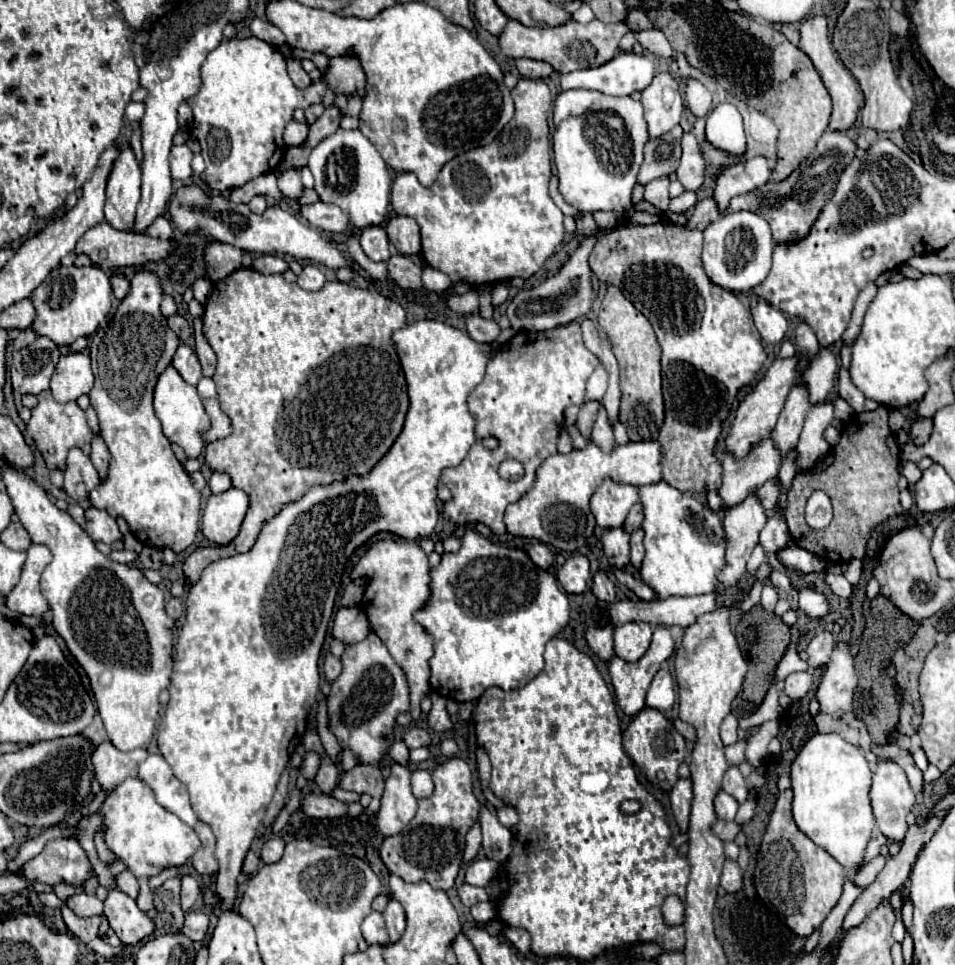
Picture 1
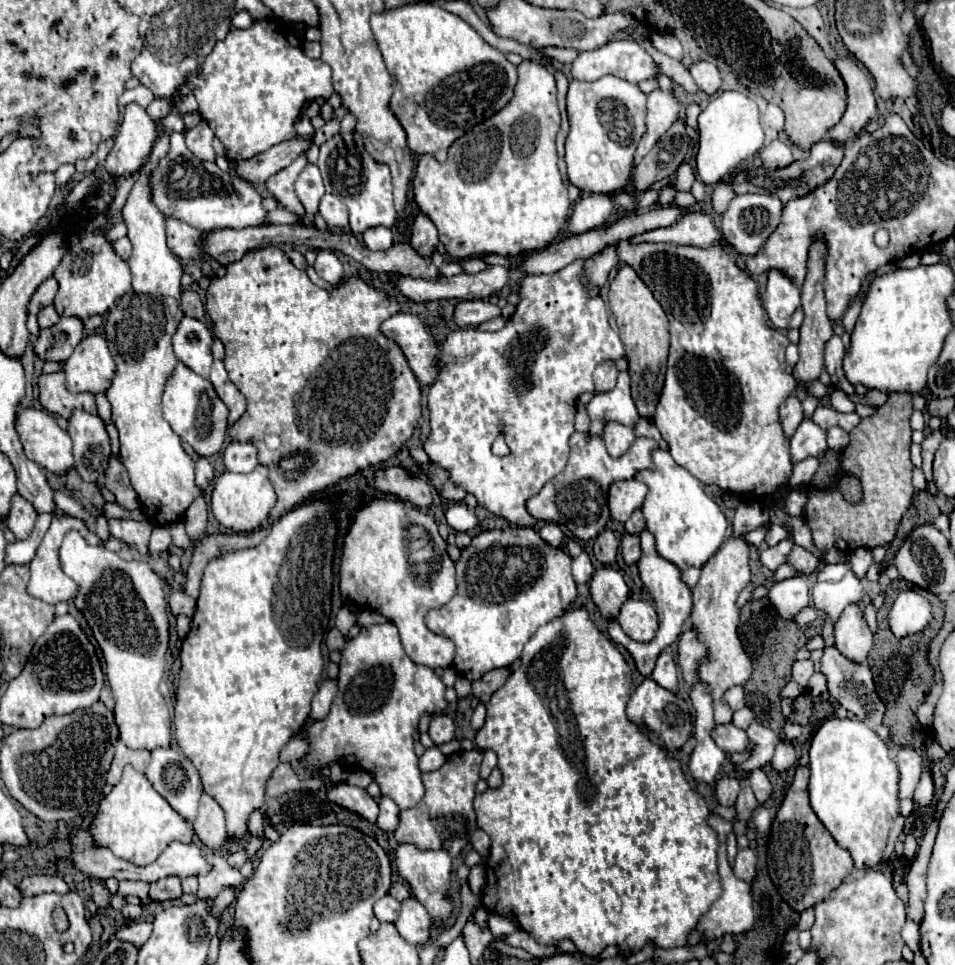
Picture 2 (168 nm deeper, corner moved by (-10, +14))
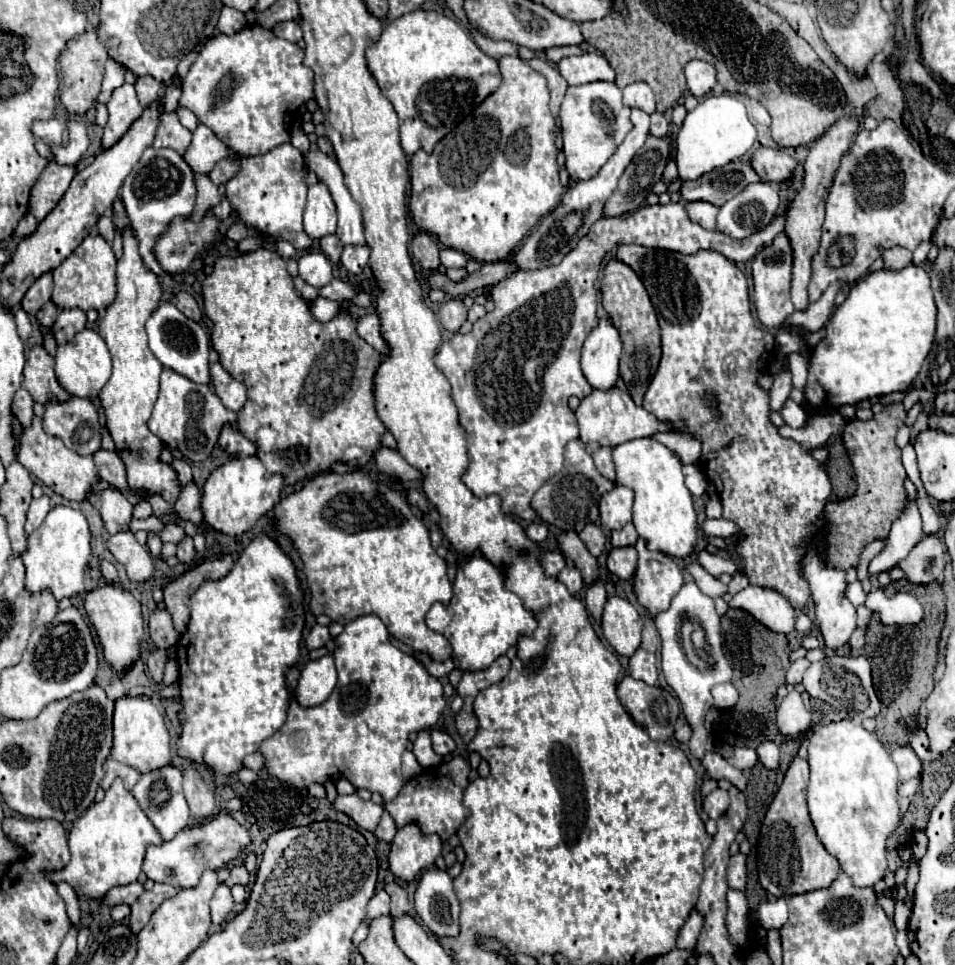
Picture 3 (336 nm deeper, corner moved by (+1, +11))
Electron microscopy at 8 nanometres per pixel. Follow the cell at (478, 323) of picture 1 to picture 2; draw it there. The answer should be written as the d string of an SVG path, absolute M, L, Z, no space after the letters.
M461 300L455 306L453 320L457 326L479 326L485 320L491 320L499 316L501 310L495 304L489 304L485 300Z

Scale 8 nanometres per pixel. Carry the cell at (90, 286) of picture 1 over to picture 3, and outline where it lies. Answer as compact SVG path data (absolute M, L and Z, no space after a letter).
M88 235L74 251L68 255L60 267L52 271L54 293L52 301L58 309L96 309L102 313L116 299L116 257L112 247L100 235Z

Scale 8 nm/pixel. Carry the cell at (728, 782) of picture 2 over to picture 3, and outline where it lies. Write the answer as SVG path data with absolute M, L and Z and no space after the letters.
M716 787L712 793L708 793L708 795L704 797L704 811L708 813L710 819L718 819L718 817L726 811L728 805L730 805L728 791L724 791L724 789L720 789L720 787Z

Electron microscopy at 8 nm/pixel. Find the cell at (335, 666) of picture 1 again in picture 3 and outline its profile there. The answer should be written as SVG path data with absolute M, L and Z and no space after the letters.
M314 625L314 629L310 631L310 635L308 635L308 639L306 639L306 647L312 651L312 649L318 649L318 647L324 647L328 641L330 641L328 627L324 627L324 625Z

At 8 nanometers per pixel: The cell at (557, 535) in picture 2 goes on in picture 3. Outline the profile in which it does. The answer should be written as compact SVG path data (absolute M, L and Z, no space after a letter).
M534 521L534 523L530 523L530 525L526 527L526 535L528 535L528 539L532 539L534 543L542 543L542 541L546 539L546 535L548 535L548 527L546 527L544 523L540 523L540 521Z

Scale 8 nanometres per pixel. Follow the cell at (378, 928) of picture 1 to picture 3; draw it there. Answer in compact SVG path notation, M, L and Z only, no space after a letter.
M376 891L376 895L368 903L366 915L368 915L368 921L382 917L382 915L390 915L390 897L386 891Z

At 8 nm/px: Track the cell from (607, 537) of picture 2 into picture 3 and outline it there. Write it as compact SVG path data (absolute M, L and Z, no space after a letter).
M592 523L586 525L584 531L580 533L580 539L584 541L586 549L588 549L594 557L598 557L598 555L604 551L606 537L604 537L604 533L602 533L602 529L600 529L598 525L592 525Z

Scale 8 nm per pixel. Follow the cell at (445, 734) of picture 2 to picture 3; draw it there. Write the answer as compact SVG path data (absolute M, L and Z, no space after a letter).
M434 729L434 731L430 733L430 737L432 737L432 747L434 747L434 751L436 751L438 755L448 755L448 753L452 753L452 751L456 749L452 737L450 737L448 733L444 733L444 731Z

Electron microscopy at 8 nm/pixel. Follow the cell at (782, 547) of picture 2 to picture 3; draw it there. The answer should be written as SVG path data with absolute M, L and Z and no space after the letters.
M700 551L698 553L698 563L710 573L710 575L722 575L722 573L728 573L728 575L734 575L738 571L738 561L734 559L724 559L720 555L712 555L708 551Z

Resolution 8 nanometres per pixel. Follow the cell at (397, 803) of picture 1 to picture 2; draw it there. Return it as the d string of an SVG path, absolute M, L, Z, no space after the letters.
M393 622L375 624L361 628L361 632L347 640L343 656L339 662L339 694L333 700L329 714L321 720L307 720L303 730L307 732L307 754L301 758L301 766L307 770L321 770L325 766L341 764L353 770L365 770L379 784L381 794L389 796L401 810L413 808L421 802L425 788L419 772L419 758L413 752L419 718L427 714L437 714L447 708L445 684L435 674L433 668L415 664L403 650L397 626Z

